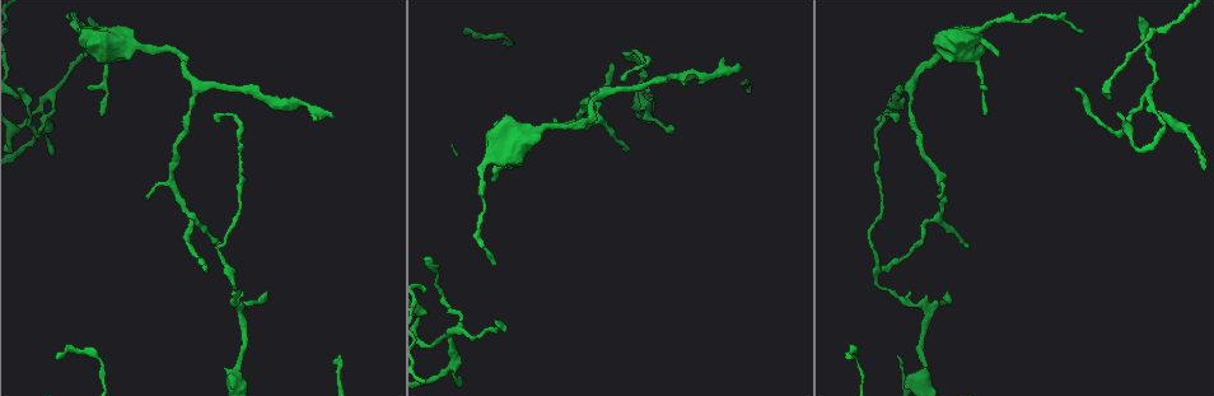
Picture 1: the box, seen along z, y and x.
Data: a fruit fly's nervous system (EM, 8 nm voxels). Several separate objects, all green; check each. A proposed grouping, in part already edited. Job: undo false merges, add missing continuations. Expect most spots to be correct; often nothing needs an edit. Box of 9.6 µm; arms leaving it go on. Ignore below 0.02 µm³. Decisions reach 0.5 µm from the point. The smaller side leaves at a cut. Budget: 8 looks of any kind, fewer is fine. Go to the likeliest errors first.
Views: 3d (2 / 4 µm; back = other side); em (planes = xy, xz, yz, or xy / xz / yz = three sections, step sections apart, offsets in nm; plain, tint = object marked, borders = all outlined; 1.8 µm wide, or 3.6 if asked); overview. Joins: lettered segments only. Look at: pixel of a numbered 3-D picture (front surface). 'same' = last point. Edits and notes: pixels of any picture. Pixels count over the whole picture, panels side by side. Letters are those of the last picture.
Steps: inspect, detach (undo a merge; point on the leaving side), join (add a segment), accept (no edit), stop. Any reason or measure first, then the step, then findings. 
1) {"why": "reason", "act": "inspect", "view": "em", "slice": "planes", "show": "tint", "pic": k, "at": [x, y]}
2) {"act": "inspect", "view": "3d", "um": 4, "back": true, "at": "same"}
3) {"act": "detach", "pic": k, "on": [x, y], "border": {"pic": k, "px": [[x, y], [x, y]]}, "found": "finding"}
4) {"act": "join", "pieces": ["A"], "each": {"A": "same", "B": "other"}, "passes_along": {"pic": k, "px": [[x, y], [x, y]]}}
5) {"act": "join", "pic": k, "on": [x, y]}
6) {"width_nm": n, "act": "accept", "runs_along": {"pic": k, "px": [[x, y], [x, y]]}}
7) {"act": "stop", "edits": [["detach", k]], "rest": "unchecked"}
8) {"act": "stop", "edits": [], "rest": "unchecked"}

{"why": "end of a long branch", "act": "inspect", "view": "em", "slice": "xz", "step": 4, "show": "borders", "pic": 1, "at": [738, 63]}

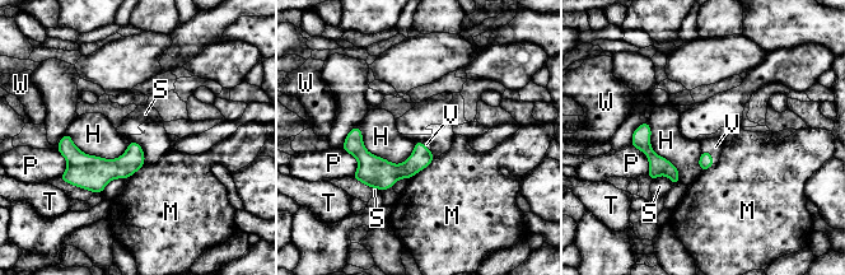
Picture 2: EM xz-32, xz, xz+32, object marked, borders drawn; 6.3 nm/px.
{"why": "another direction", "act": "inspect", "view": "em", "slice": "planes", "show": "borders", "at": "same"}

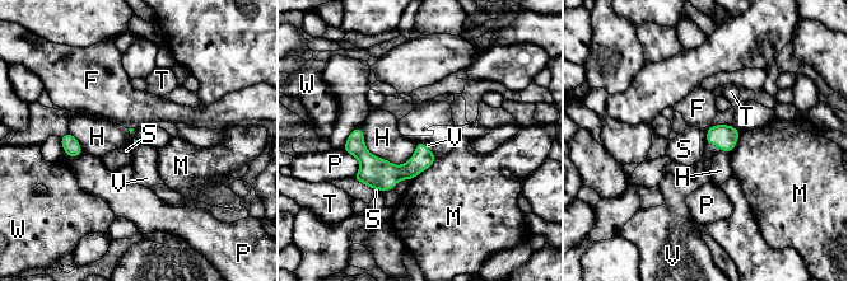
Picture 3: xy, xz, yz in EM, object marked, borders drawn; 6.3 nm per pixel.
{"act": "join", "pieces": ["V"], "each": {"F": "other", "H": "other", "M": "other", "P": "other", "S": "other", "T": "other", "V": "same", "W": "other"}, "passes_along": {"pic": 3, "px": [[723, 136], [713, 144], [703, 176]]}, "found": "the cell continues"}

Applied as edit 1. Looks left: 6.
{"why": "thin end", "act": "inspect", "view": "3d", "um": 4, "back": true, "pic": 1, "at": [945, 290]}

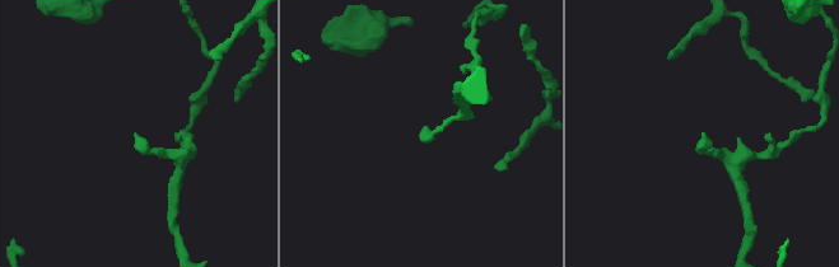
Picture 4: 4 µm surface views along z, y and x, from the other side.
{"act": "inspect", "view": "em", "slice": "planes", "show": "borders", "pic": 4, "at": [702, 134]}

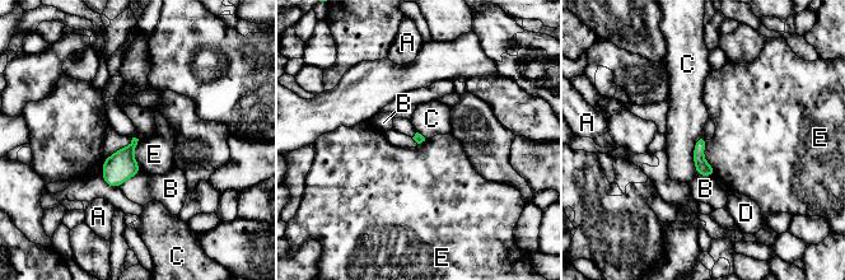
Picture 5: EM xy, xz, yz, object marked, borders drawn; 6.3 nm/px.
{"act": "accept", "each": {"A": "other", "B": "other", "C": "other", "D": "other", "E": "other"}, "border": {"pic": 5, "px": [[705, 140], [704, 158], [715, 174]]}, "found": "none of them fits"}

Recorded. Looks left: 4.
{"why": "thin neck", "act": "inspect", "view": "em", "um": 3.6, "slice": "xz", "step": 4, "show": "tint", "pic": 1, "at": [190, 228]}

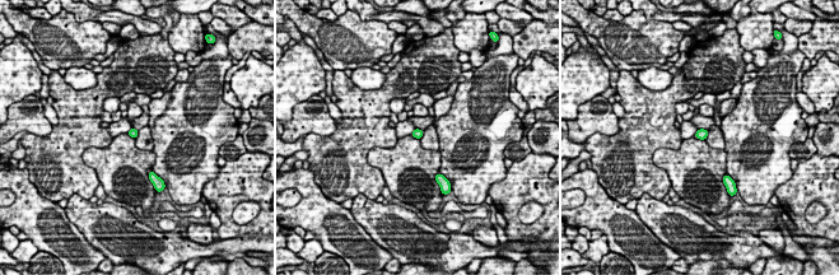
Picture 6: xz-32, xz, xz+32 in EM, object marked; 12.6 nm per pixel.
{"act": "inspect", "view": "em", "um": 3.6, "slice": "yz", "step": 16, "show": "tint", "at": "same"}

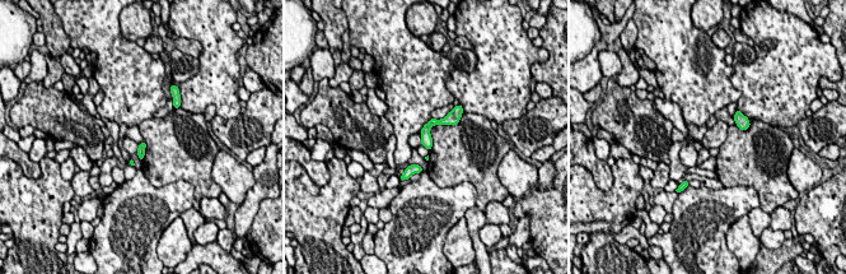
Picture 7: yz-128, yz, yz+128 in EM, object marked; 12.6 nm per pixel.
{"act": "inspect", "view": "em", "um": 3.6, "slice": "yz", "step": 16, "show": "borders", "at": "same"}

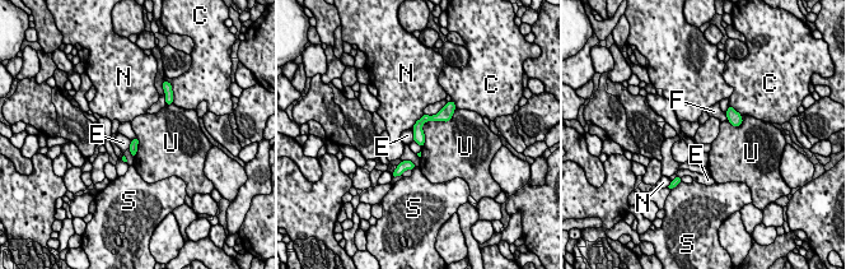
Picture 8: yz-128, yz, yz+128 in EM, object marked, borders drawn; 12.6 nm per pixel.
{"longest_contact_nm": ["U", 650], "act": "accept", "each": {"C": "other", "E": "other", "F": "other", "N": "other", "S": "other", "U": "other"}, "border": {"pic": 8, "px": [[456, 109], [424, 124], [422, 147]]}, "found": "continuous, no second cell"}

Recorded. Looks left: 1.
{"act": "stop", "edits": [["join", 3]], "rest": "unchecked"}

